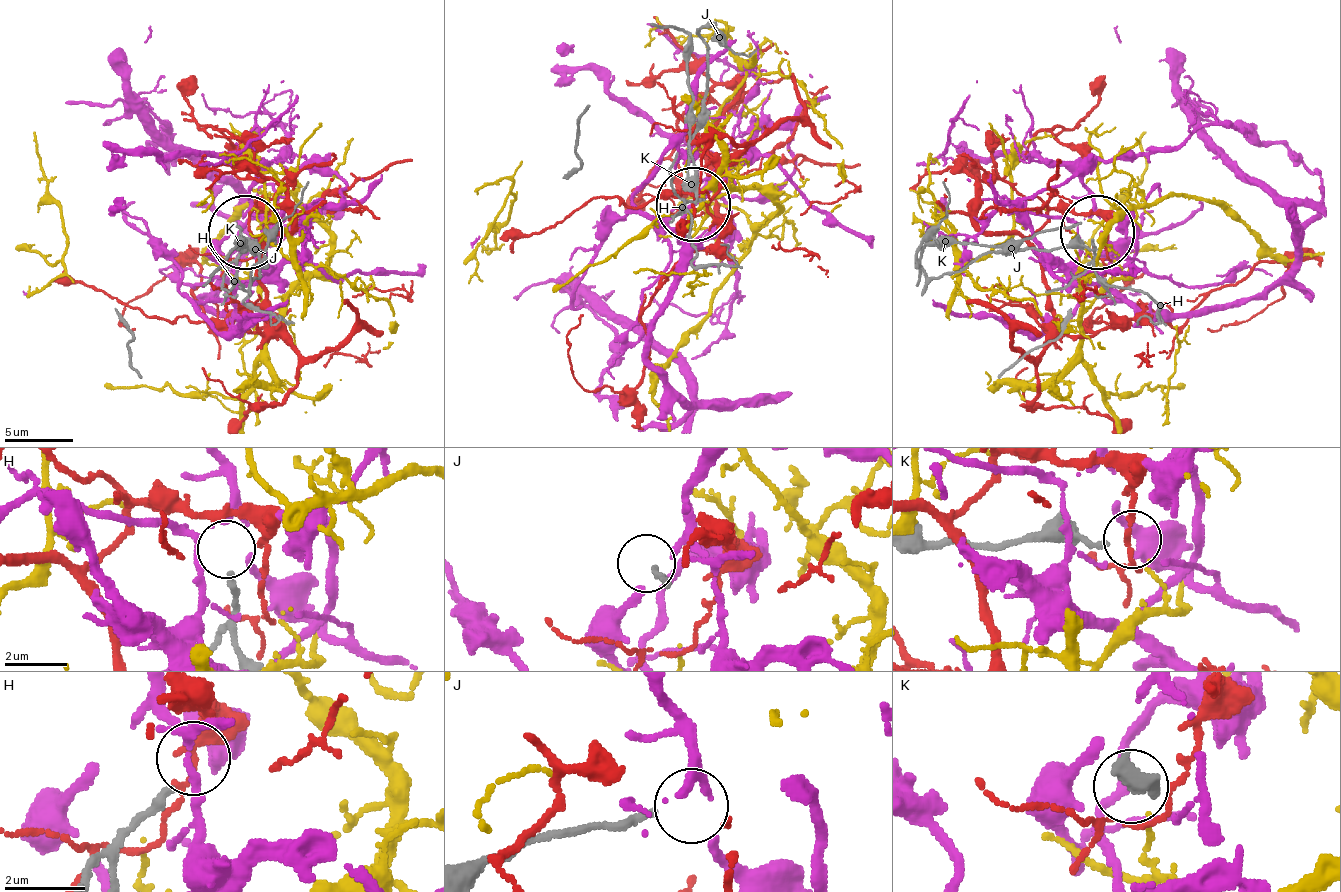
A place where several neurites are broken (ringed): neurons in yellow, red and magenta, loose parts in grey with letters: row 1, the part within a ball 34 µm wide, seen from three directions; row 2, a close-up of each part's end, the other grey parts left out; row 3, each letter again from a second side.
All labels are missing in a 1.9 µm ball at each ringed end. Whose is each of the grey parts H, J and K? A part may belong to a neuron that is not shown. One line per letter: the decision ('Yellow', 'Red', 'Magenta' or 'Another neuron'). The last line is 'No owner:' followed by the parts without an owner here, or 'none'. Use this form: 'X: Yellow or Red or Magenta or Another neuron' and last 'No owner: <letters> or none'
H: Another neuron
J: Another neuron
K: Another neuron
No owner: H, J, K

